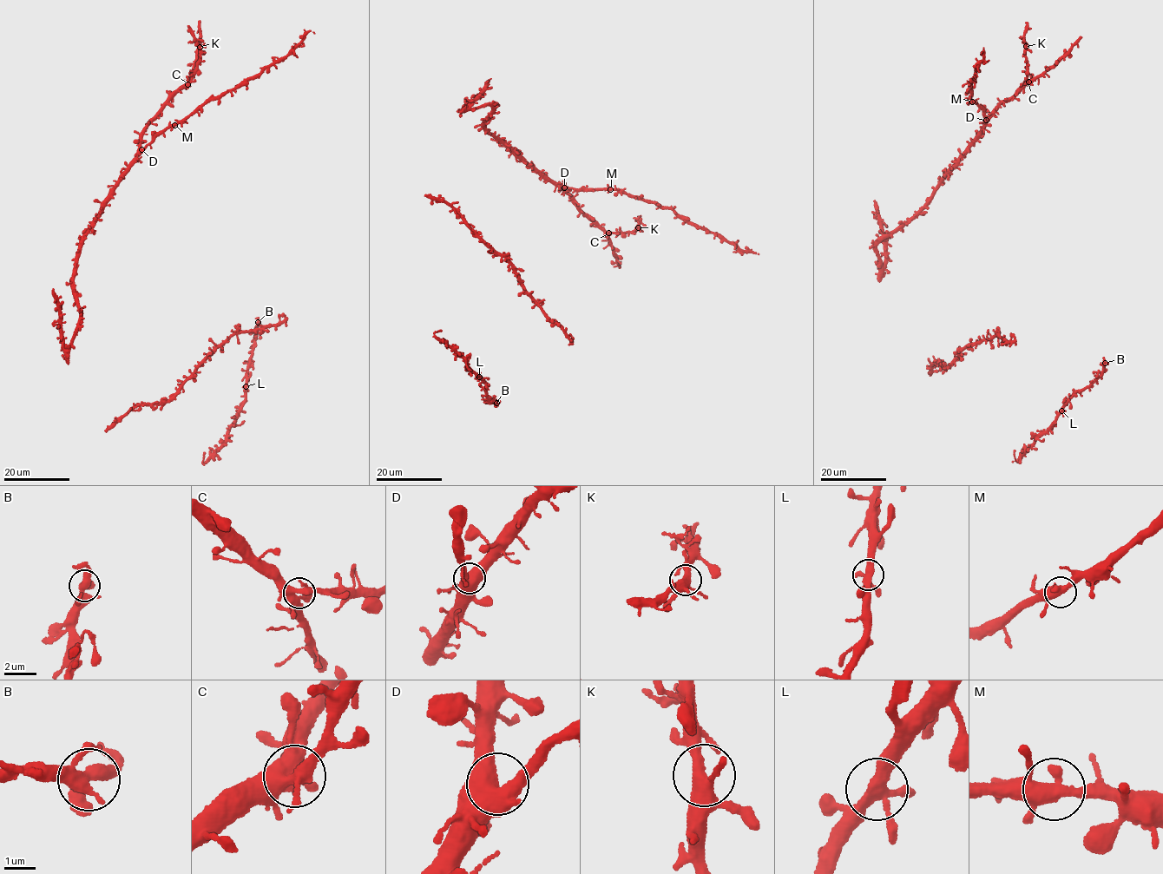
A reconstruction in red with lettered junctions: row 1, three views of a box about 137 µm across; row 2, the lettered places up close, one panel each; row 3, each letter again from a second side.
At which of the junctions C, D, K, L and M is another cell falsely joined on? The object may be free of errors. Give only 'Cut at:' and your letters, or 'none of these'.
Cut at: none of these

